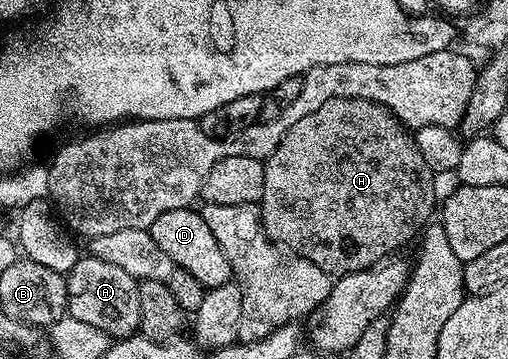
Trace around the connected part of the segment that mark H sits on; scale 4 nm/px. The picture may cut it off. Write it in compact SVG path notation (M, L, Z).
M333 99L324 101L316 113L308 113L308 117L296 121L288 133L284 133L284 141L276 145L276 149L264 160L264 197L260 204L262 212L262 227L266 231L271 243L281 245L287 252L298 255L301 259L312 261L312 265L320 265L330 276L351 275L360 269L368 269L376 266L393 256L405 243L415 242L416 236L431 222L436 211L436 199L434 203L434 179L435 172L420 157L420 151L414 144L414 136L393 115L387 107L381 107L378 103L364 101L363 99Z

